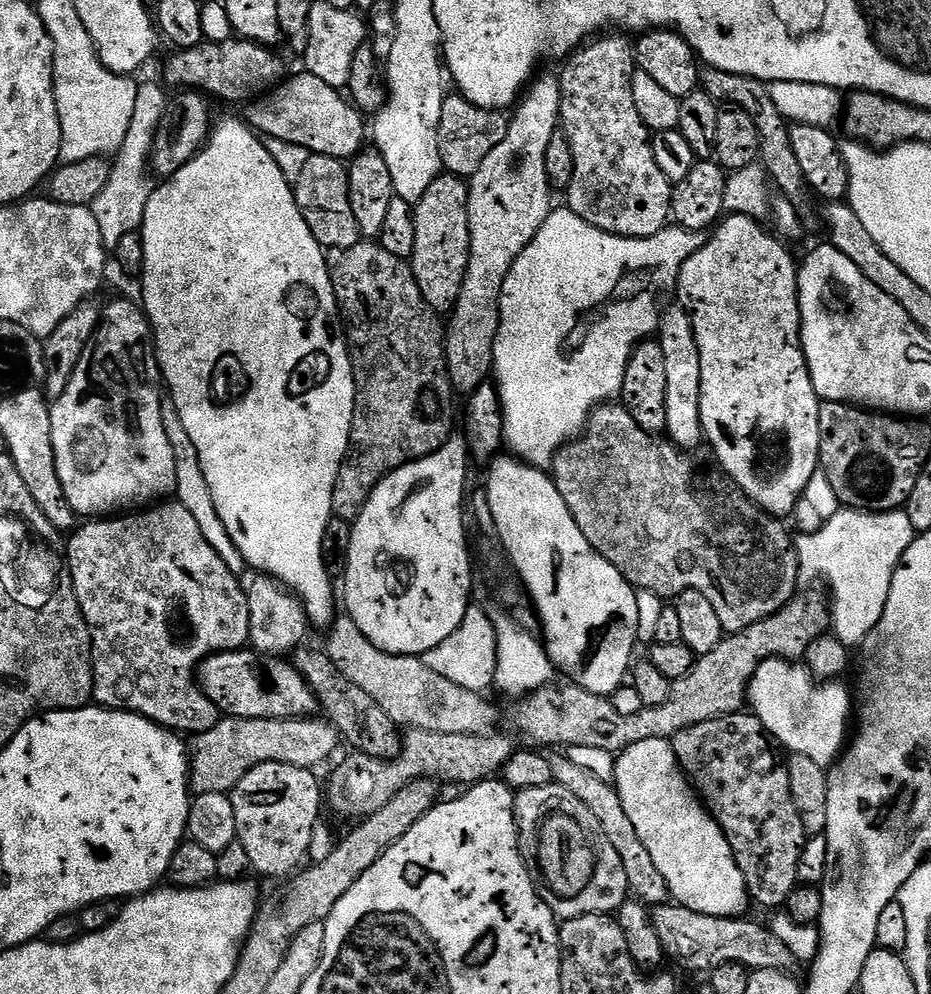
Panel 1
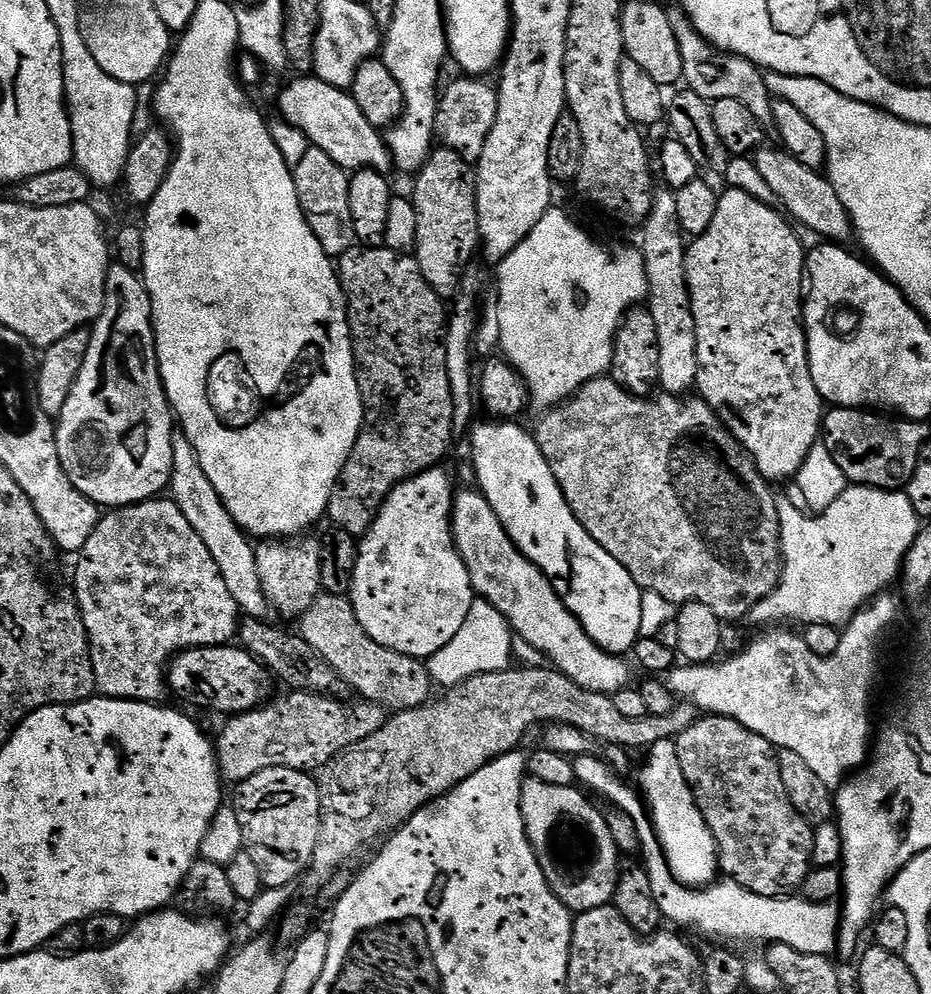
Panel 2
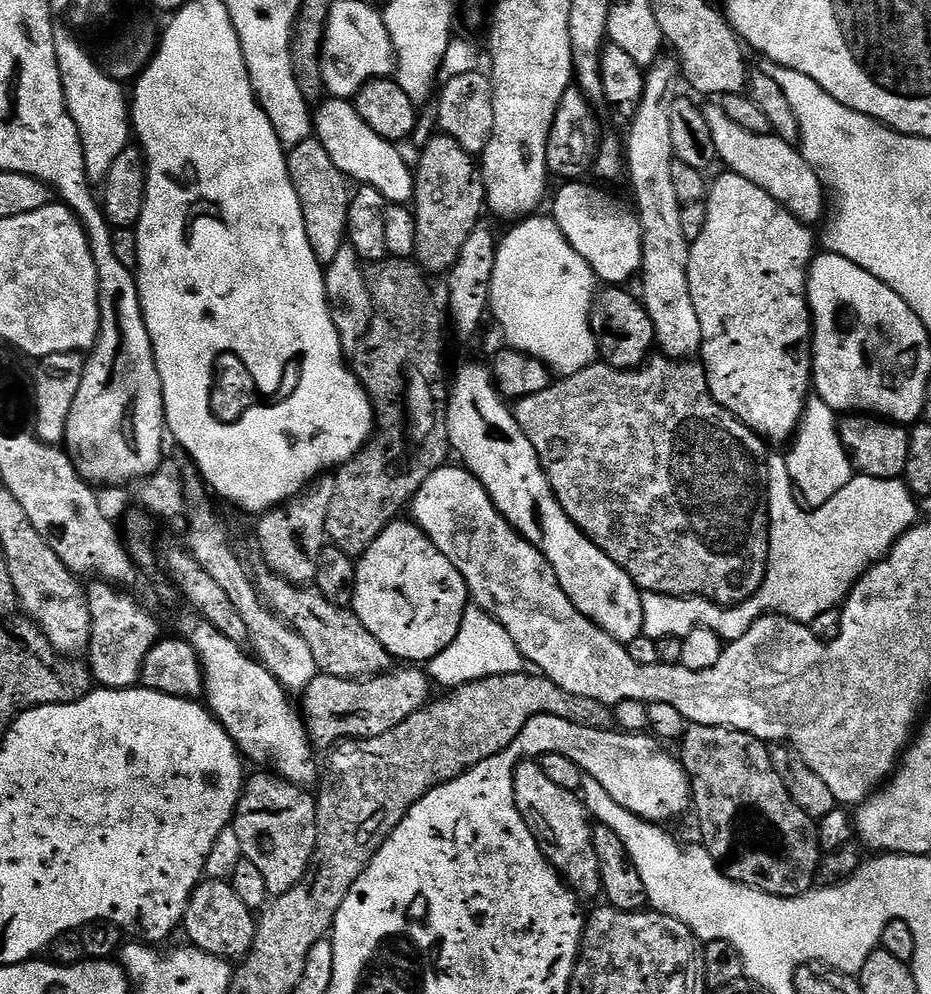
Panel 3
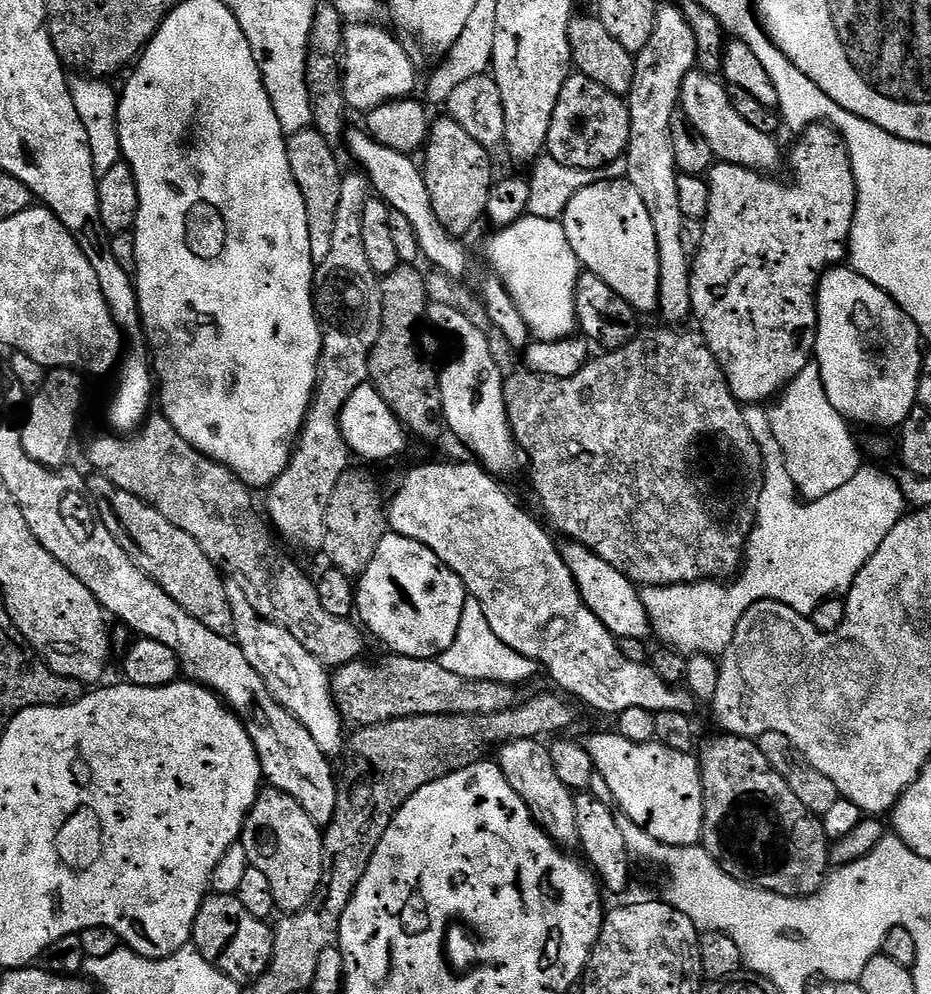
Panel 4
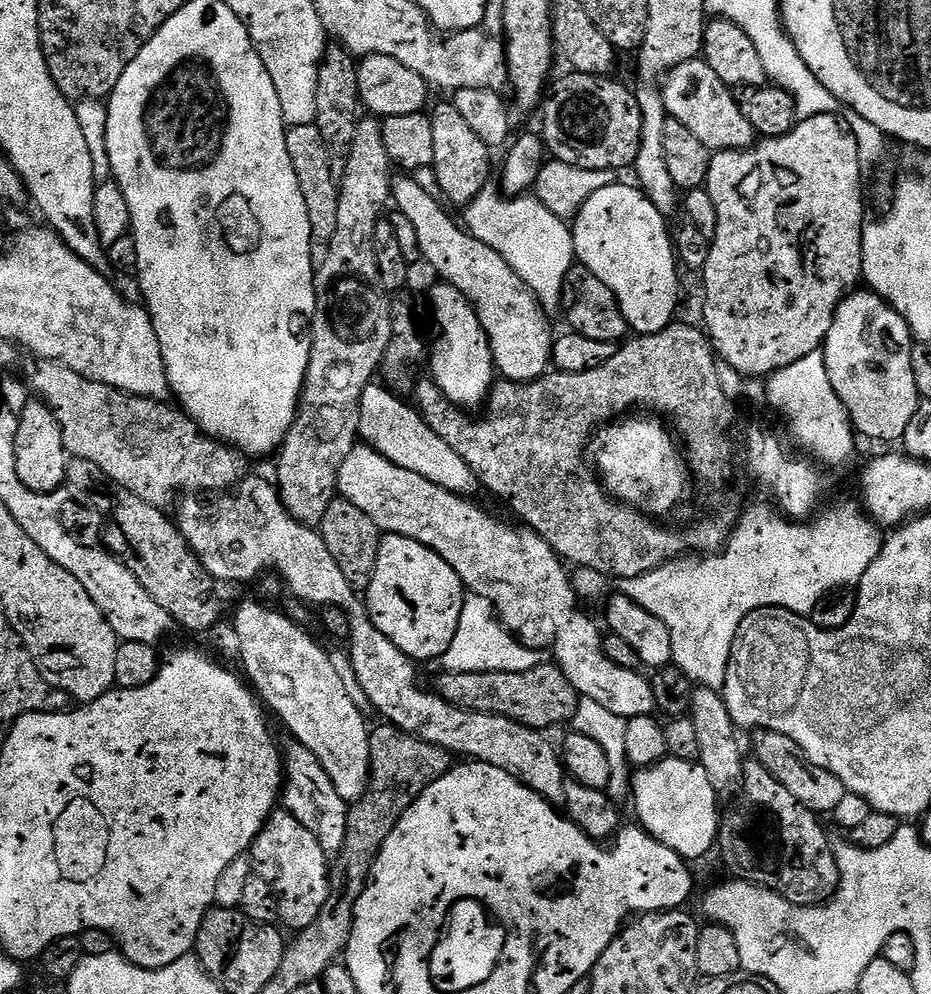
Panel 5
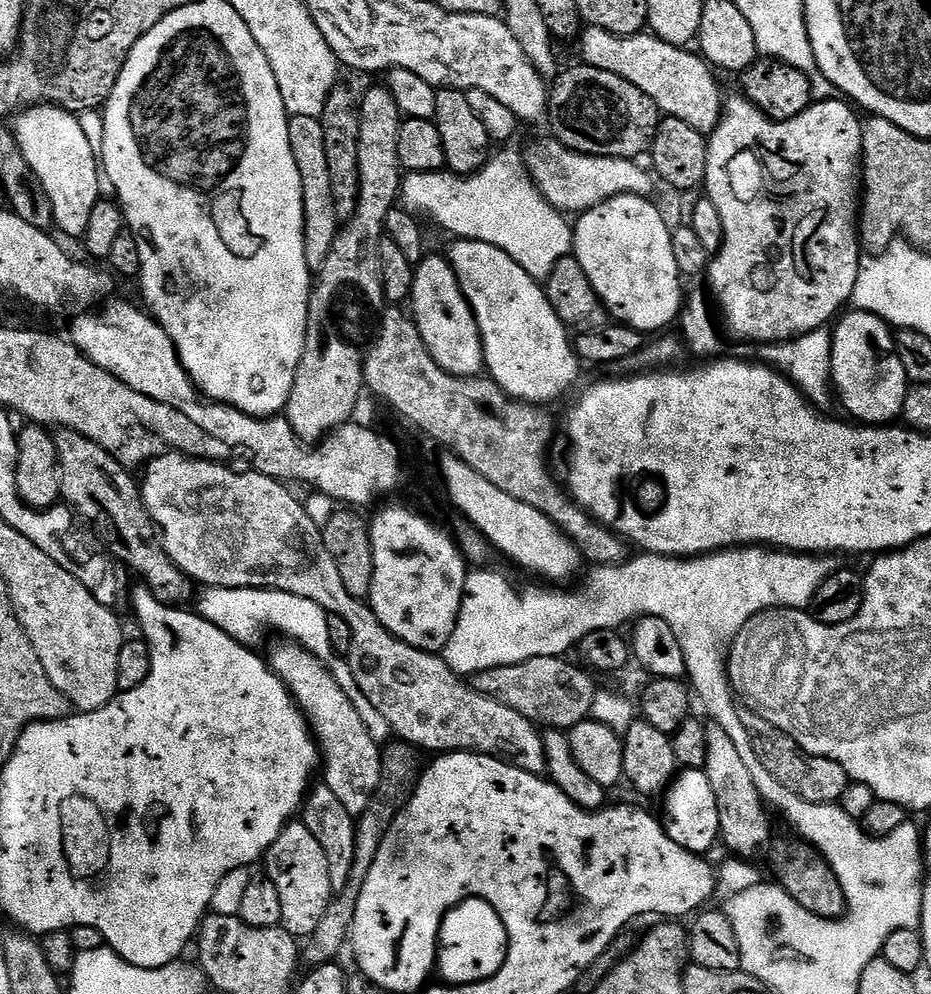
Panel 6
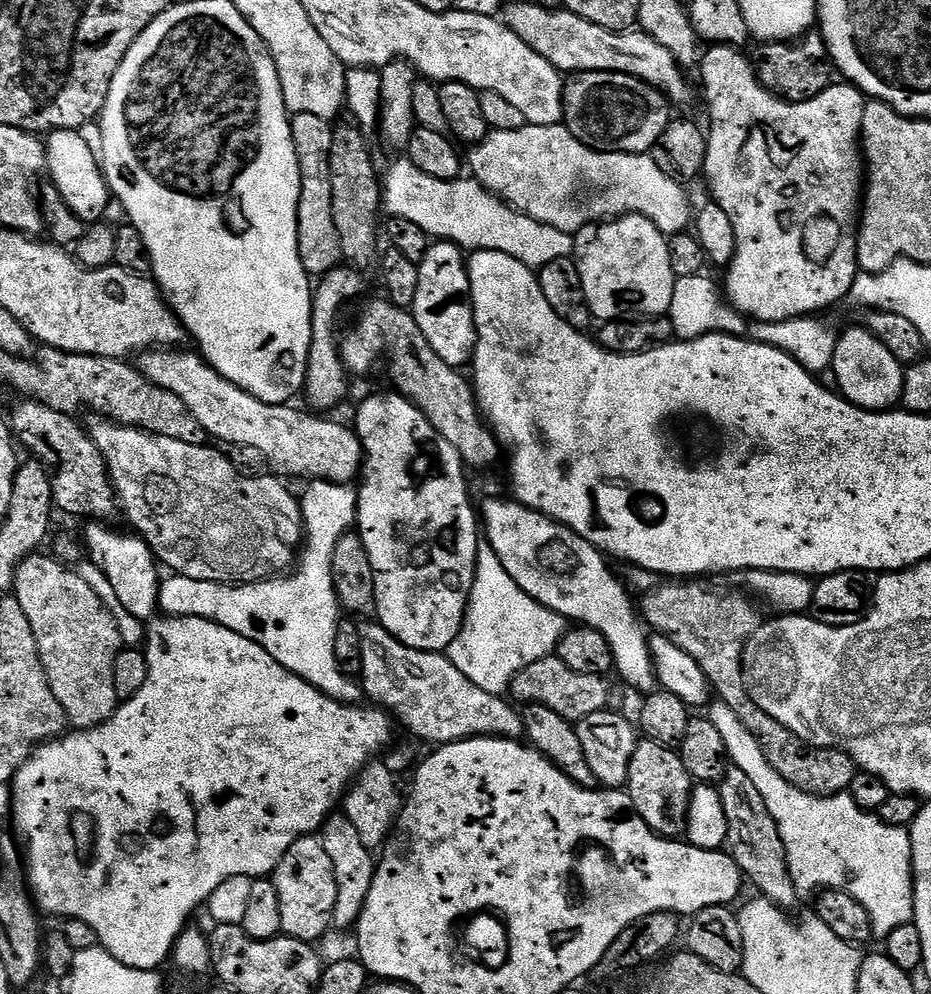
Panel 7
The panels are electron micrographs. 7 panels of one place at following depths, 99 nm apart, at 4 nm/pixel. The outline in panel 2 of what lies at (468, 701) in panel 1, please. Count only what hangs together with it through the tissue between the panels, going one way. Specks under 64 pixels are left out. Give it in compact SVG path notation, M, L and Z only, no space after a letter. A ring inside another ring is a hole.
M321 594L310 610L299 617L299 624L299 636L344 679L351 691L353 688L360 695L357 697L370 704L379 704L393 713L421 708L423 704L429 703L434 681L428 675L427 663L374 642L374 638L362 630L362 622L358 622L354 614L351 599Z

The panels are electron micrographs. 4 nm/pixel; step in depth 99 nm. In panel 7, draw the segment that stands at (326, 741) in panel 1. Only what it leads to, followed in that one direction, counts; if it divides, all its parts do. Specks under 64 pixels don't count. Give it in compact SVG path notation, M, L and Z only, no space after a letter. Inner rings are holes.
M553 654L519 672L512 679L510 696L513 701L521 700L521 705L541 704L554 710L554 714L562 714L562 718L575 722L590 718L590 714L605 711L609 707L607 682L603 676L578 674Z

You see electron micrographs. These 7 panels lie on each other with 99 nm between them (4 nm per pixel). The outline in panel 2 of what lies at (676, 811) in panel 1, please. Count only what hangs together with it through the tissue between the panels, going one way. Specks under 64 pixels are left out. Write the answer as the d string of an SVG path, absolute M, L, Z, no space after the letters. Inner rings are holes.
M659 740L654 747L647 749L645 756L648 757L640 768L639 791L652 828L660 839L660 849L677 882L687 888L703 888L717 879L720 858L710 826L706 826L706 818L702 818L702 810L698 810L694 794L686 782L686 774L682 774L676 741Z

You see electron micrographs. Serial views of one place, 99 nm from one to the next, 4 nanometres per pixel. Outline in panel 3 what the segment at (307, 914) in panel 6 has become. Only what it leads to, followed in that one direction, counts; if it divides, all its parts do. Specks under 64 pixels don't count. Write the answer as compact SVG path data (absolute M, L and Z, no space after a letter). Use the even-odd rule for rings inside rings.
M260 770L257 776L249 775L247 777L244 793L240 796L240 800L236 803L236 815L234 817L234 830L238 834L238 842L242 842L242 854L244 859L254 862L254 866L258 866L258 871L266 877L266 886L268 887L269 897L275 898L286 894L291 888L296 887L309 875L310 869L314 864L314 857L317 850L316 842L316 796L311 791L305 790L291 784L289 780L283 780L281 776L277 776L268 770Z

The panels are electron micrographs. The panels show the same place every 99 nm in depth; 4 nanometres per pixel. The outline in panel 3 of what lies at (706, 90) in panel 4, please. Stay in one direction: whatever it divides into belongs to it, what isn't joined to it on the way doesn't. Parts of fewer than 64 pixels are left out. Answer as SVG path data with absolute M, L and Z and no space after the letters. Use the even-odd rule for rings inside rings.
M707 103L703 109L713 135L717 159L722 164L724 162L729 171L766 190L770 198L774 198L774 202L790 210L790 214L794 214L803 224L816 226L824 212L826 186L813 167L806 162L803 152L774 134L751 134L742 126L735 125L719 103Z

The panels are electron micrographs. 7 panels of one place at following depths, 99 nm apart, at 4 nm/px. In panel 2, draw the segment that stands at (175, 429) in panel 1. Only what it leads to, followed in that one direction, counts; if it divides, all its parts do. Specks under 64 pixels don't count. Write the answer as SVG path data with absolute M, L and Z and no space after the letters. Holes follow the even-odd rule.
M183 430L173 431L172 445L174 446L174 466L170 499L176 503L178 510L182 510L182 514L186 514L186 522L194 526L194 530L198 532L198 538L206 542L206 550L210 550L214 562L218 562L218 570L226 582L226 590L230 590L241 613L248 618L267 617L270 609L268 599L262 594L262 588L258 582L255 547L250 543L244 529L236 525L234 518L226 510L218 490L214 490L214 482L206 478L206 470L202 470L202 462L198 462L198 454L194 446L190 446L190 438L186 438Z

